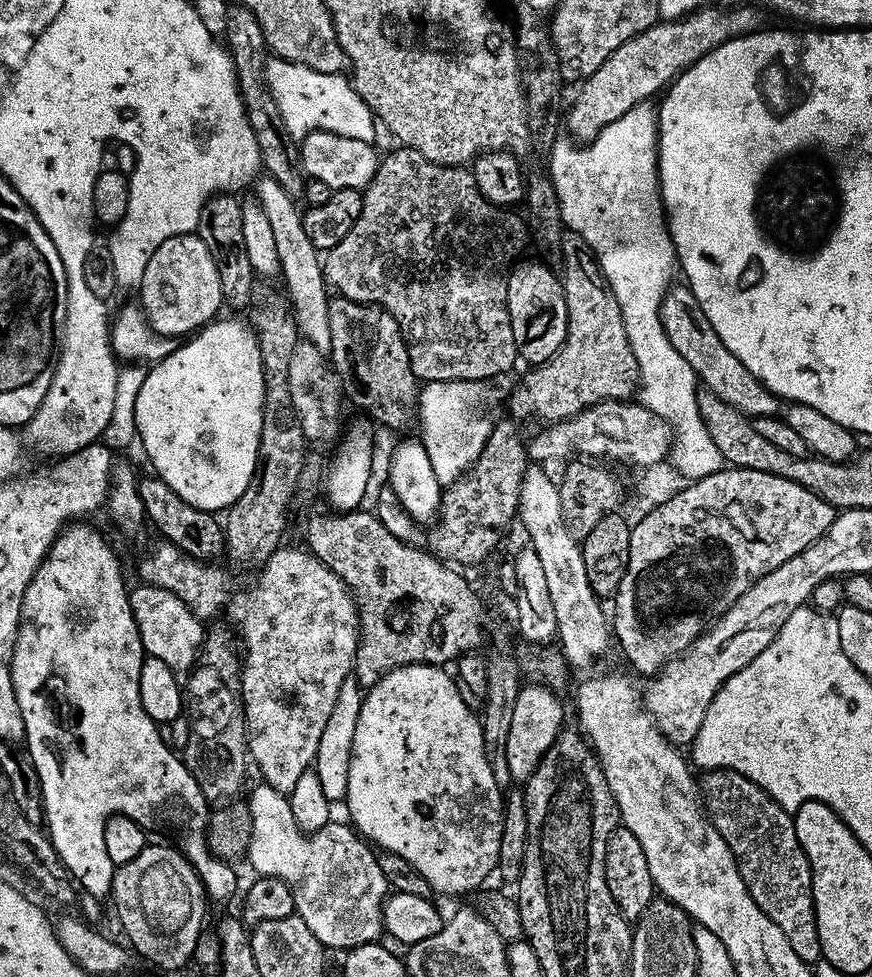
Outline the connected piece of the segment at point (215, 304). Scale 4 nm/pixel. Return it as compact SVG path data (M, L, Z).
M195 234L171 236L161 242L150 254L150 260L144 271L144 277L138 289L142 309L148 324L154 332L165 338L187 337L217 319L219 308L224 304L222 282L218 282L218 266L214 266L214 258L210 258L210 250L206 250L206 242Z

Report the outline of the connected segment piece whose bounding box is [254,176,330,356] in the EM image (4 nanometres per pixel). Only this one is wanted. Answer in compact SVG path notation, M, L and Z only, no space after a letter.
M269 176L259 177L255 183L254 193L273 231L274 242L277 245L278 260L280 264L281 279L286 286L286 296L289 307L296 322L299 335L316 349L326 355L330 354L330 324L329 324L329 299L328 287L322 275L322 260L318 250L306 236L303 217L299 209L295 208L295 201Z

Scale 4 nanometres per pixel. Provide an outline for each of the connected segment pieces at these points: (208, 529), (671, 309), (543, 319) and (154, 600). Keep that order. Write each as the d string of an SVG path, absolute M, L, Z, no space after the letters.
M157 476L143 477L139 481L139 492L145 506L149 523L156 526L157 530L169 543L180 548L188 556L198 560L207 561L214 555L222 552L226 546L226 532L223 523L213 513L192 507L180 495L170 489L165 480Z
M684 284L673 285L665 296L664 303L659 305L659 319L671 345L690 363L705 389L751 419L779 413L779 397L754 378L750 370L746 369L741 360L722 342L722 338L718 338L718 332L710 324L706 312L698 305L691 288Z
M524 260L507 273L506 298L514 342L517 343L519 359L529 360L529 365L544 364L551 360L568 341L568 315L566 294L557 273L547 263Z
M151 586L139 587L129 591L129 600L136 624L139 626L140 640L143 642L145 653L162 661L169 669L191 669L198 660L198 649L201 647L200 635L204 632L200 624L203 623L172 591Z

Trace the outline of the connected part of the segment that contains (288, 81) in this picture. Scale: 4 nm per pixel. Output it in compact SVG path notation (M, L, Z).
M272 58L267 61L267 85L273 94L274 101L278 104L278 110L281 112L281 122L283 131L289 137L303 138L309 132L333 132L342 138L358 138L358 142L372 144L375 141L376 128L378 121L372 115L370 106L363 100L355 88L352 87L351 79L335 76L329 70L321 70L311 67L307 64L299 63L293 59L282 60Z

